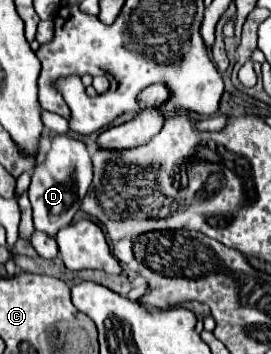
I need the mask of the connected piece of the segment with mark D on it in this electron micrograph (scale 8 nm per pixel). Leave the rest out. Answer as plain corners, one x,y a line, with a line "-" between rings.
56,135
44,161
34,167
32,183
28,187
30,203
34,209
34,227
38,231
46,231
48,235
56,235
62,227
70,225
90,183
92,183
92,161
86,145
72,135

